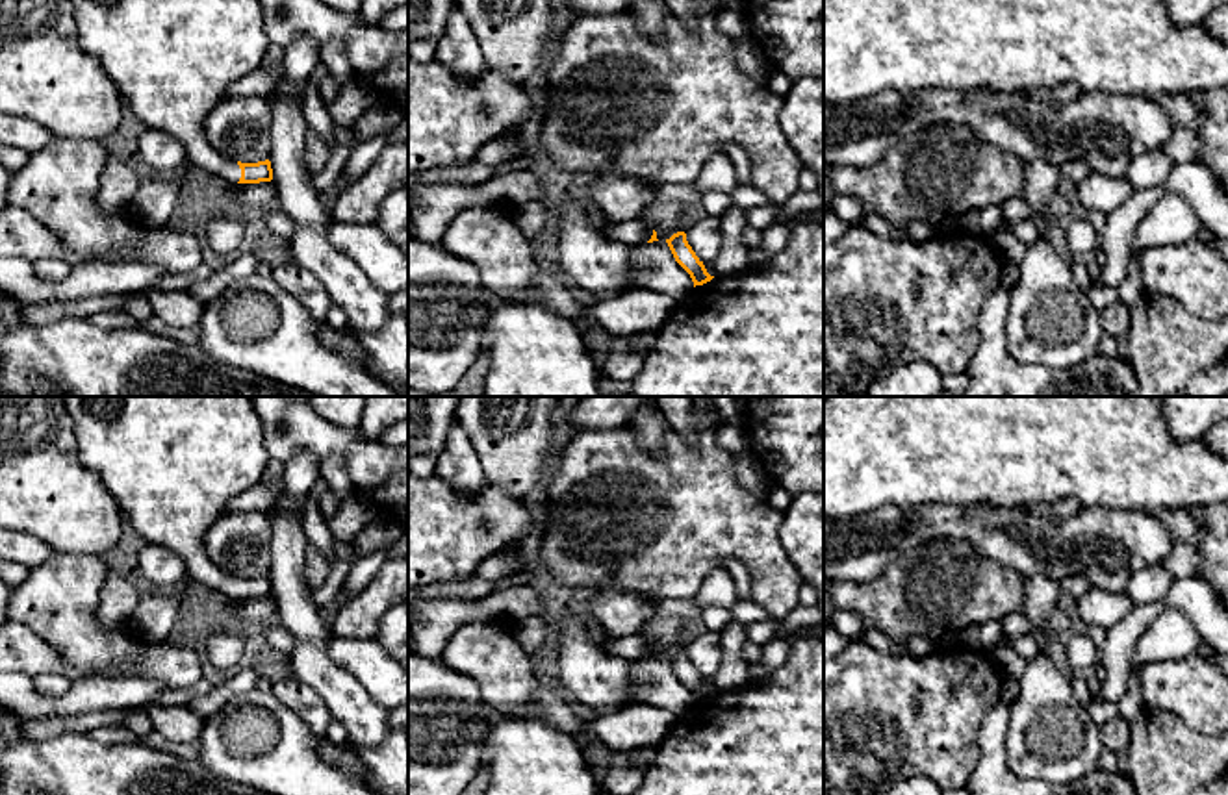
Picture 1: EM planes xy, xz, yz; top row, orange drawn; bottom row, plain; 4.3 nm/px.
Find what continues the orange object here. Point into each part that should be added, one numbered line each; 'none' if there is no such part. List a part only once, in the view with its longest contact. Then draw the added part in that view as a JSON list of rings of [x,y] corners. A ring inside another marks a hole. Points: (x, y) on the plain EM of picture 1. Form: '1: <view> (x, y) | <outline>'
1: xy (173, 464) | [[[65,397],[65,408],[82,463],[100,476],[134,530],[173,550],[189,580],[237,599],[237,576],[211,563],[204,537],[228,502],[263,478],[271,460],[250,397]]]

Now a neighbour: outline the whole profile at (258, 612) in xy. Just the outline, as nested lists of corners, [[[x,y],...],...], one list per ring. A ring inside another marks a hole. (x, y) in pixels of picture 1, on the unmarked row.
[[[273,597],[236,599],[232,608],[236,617],[247,625],[267,626],[273,625],[271,617],[276,610],[276,602]]]

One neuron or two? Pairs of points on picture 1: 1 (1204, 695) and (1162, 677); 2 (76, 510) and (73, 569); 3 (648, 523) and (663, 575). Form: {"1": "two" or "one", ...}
{"1": "one", "2": "two", "3": "one"}

